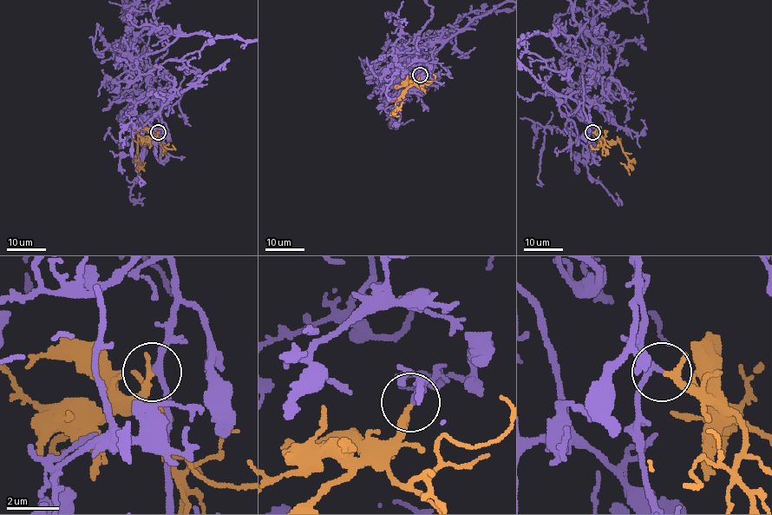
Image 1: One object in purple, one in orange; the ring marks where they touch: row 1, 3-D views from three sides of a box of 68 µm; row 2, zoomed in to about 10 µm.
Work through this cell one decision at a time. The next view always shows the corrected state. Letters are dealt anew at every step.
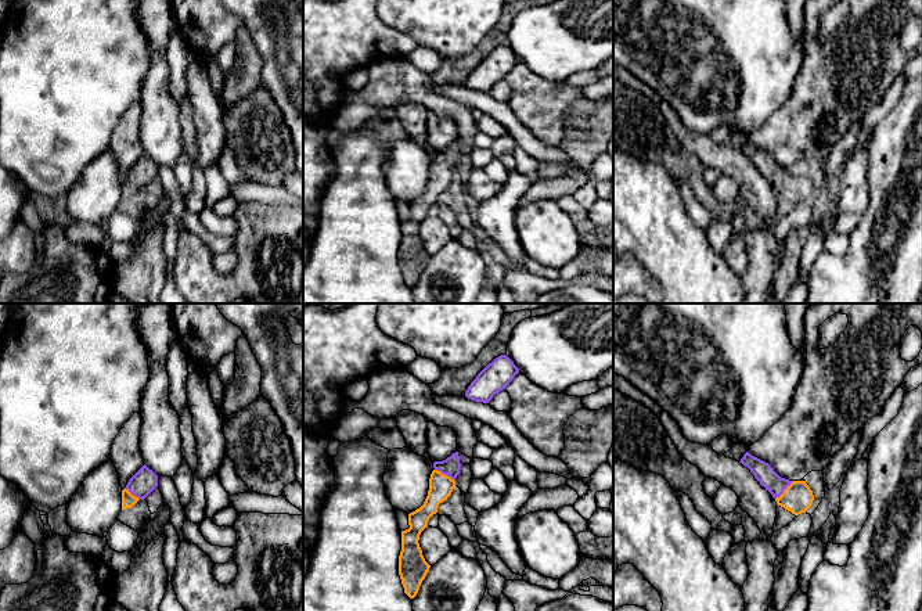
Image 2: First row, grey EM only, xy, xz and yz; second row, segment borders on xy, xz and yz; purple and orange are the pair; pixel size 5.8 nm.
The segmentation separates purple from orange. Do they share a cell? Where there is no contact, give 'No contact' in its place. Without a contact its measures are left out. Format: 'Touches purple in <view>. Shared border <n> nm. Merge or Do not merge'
Touches purple in xz. Shared border 140 nm. Merge

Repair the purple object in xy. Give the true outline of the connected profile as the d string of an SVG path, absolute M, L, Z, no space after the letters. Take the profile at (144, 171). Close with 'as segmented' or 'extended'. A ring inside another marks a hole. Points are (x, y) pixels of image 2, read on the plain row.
M145 154L129 169L122 180L122 200L133 197L158 176L158 165Z; extended

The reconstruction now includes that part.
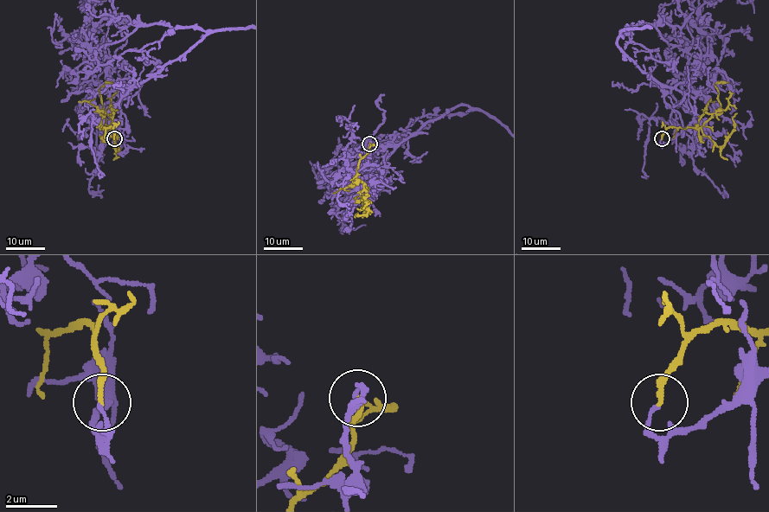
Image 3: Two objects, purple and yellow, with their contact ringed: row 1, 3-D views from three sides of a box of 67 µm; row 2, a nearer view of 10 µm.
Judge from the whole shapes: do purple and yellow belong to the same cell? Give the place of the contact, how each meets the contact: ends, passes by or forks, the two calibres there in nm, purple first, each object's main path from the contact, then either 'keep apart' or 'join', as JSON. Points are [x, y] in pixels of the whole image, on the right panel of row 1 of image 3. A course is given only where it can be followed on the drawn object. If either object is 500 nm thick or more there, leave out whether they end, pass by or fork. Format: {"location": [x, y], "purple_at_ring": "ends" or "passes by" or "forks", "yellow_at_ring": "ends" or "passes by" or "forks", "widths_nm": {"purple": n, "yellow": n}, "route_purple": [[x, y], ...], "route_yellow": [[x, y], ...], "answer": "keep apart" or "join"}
{"location": [662, 138], "purple_at_ring": "ends", "yellow_at_ring": "ends", "widths_nm": {"purple": 120, "yellow": 200}, "route_purple": [[662, 138], [675, 136], [672, 108], [621, 51], [624, 29], [684, 41], [691, 158], [709, 156]], "route_yellow": [[662, 138], [668, 127], [698, 129], [713, 114], [720, 112], [718, 88], [714, 85], [728, 82]], "answer": "keep apart"}

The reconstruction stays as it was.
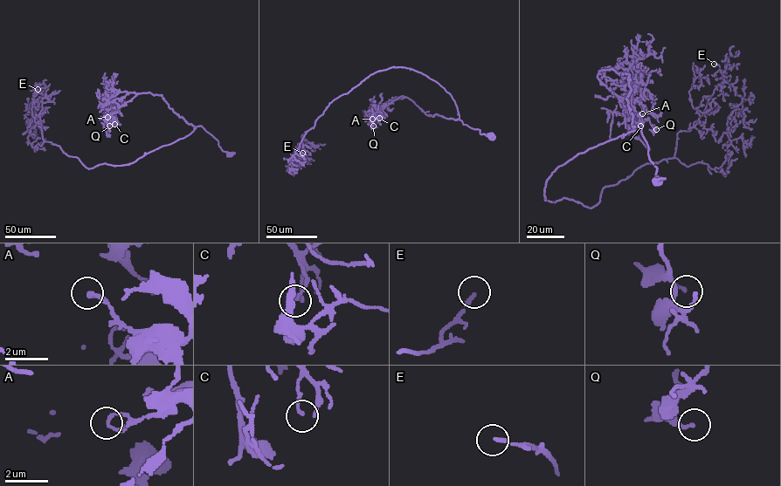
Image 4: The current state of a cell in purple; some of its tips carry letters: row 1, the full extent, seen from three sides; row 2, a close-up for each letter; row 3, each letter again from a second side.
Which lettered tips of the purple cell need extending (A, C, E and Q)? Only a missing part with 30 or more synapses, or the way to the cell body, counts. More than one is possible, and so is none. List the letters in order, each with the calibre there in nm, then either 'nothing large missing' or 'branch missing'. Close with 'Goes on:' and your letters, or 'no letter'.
A: 200 nm thick; nothing large missing
C: 140 nm thick; nothing large missing
E: 160 nm thick; branch missing
Q: 150 nm thick; nothing large missing
Goes on: E

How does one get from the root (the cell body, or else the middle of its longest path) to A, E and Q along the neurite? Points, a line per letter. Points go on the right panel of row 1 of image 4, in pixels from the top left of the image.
A: (657, 182), (646, 141), (641, 130), (632, 131), (629, 75), (601, 70), (599, 80), (642, 113)
E: (657, 182), (633, 130), (559, 166), (544, 195), (591, 208), (604, 187), (673, 158), (722, 81), (714, 64)
Q: (657, 182), (646, 141), (632, 131), (629, 75), (601, 70), (599, 80), (656, 129)

